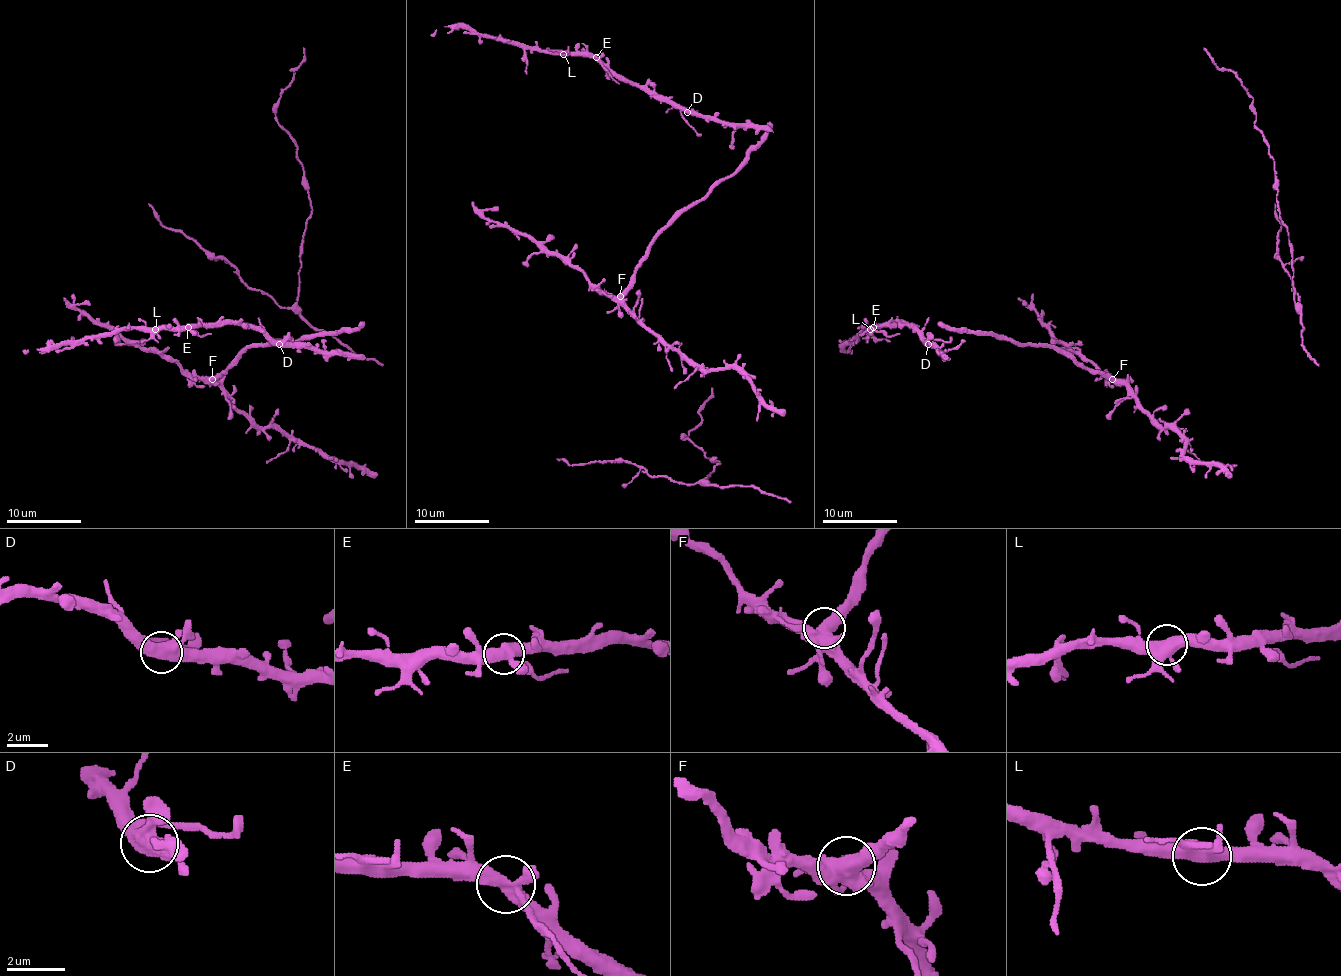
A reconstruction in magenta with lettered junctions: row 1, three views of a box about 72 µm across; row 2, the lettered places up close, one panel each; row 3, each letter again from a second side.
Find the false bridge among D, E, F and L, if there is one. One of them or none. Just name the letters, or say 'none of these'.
F

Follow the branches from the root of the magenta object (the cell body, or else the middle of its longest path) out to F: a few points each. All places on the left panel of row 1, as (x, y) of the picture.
F: (256, 426), (211, 379)

